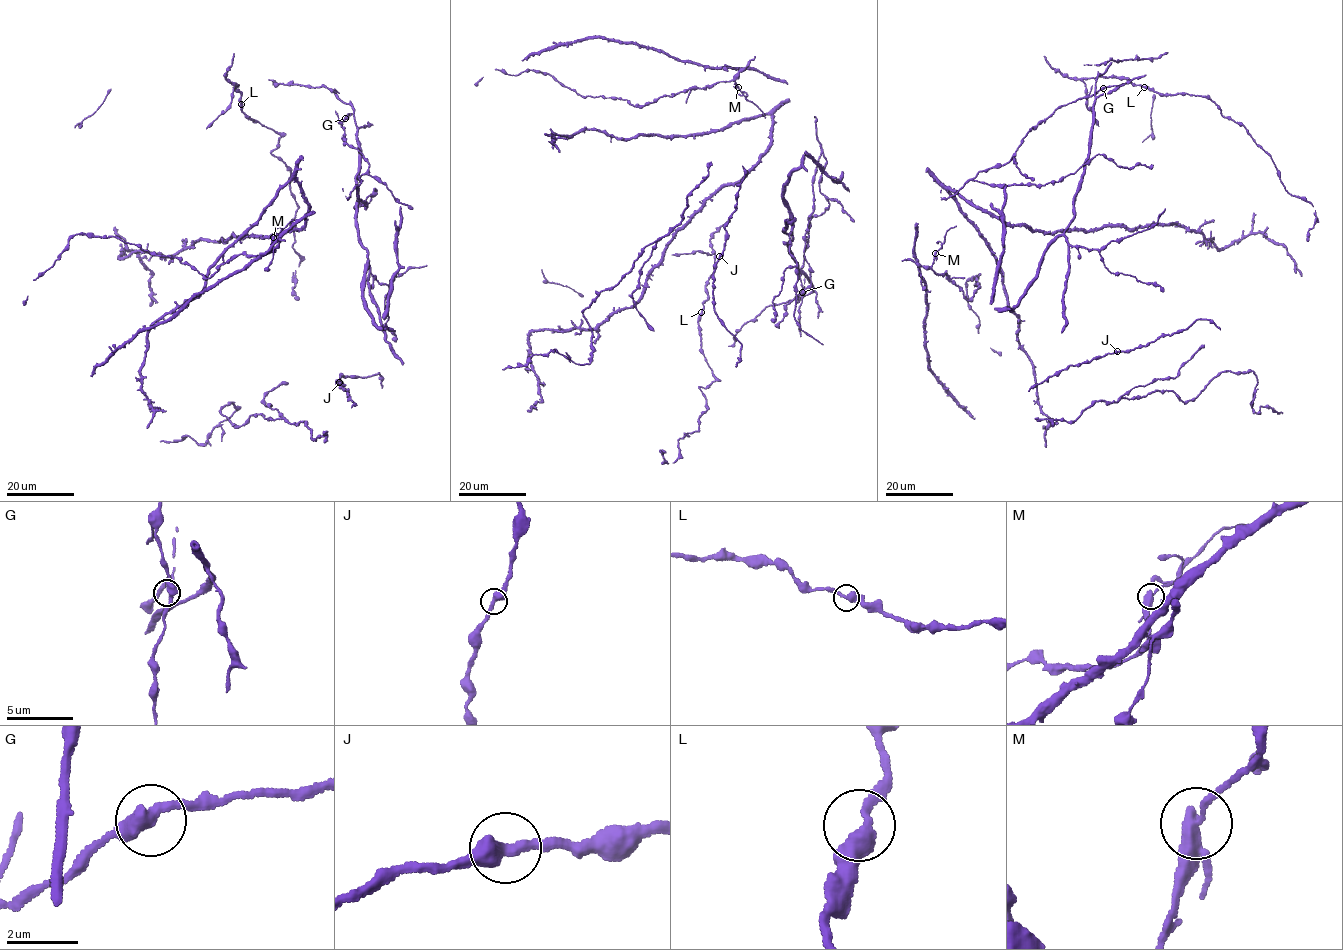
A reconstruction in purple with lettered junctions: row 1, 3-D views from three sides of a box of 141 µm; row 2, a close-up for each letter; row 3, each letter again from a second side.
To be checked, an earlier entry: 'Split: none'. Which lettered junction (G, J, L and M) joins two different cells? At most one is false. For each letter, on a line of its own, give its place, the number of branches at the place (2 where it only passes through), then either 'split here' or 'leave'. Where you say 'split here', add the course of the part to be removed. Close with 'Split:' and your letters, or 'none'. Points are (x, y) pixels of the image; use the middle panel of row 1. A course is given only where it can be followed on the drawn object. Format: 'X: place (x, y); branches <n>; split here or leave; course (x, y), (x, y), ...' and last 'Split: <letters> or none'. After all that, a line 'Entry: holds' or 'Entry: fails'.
G: place (802, 292); branches 2; leave
J: place (719, 256); branches 2; leave
L: place (701, 312); branches 2; leave
M: place (738, 87); branches 2; split here; course (738, 87), (765, 118)
Split: M
Entry: fails

